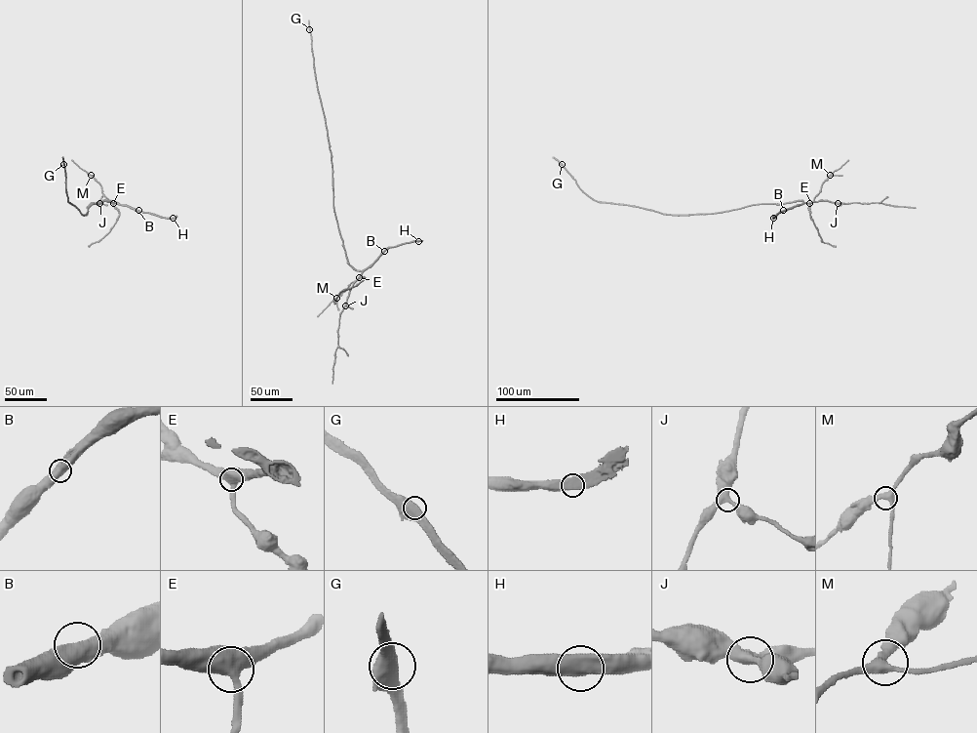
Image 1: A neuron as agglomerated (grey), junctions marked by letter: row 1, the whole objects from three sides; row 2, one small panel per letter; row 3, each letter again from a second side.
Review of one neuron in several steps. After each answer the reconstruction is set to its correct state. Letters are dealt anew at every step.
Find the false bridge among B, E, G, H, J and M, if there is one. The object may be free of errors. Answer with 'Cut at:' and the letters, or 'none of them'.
Cut at: none of them

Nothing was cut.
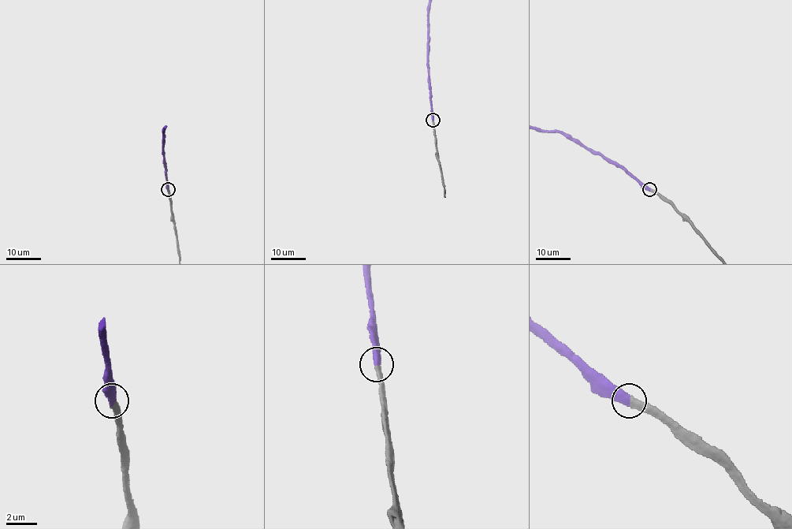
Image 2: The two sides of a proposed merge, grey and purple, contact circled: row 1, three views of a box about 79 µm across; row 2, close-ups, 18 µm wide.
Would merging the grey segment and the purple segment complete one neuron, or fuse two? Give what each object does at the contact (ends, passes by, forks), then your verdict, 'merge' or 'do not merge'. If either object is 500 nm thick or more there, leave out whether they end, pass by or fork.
merge

